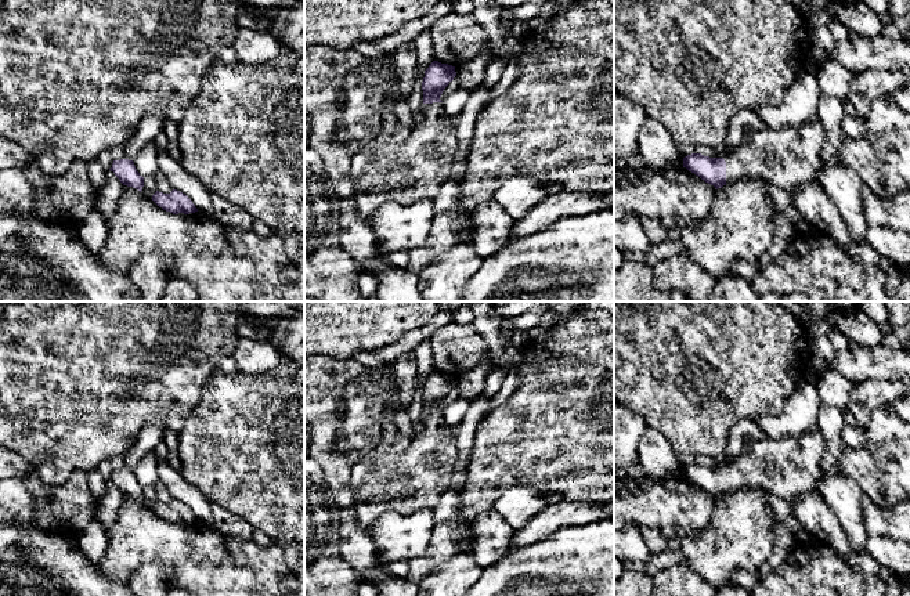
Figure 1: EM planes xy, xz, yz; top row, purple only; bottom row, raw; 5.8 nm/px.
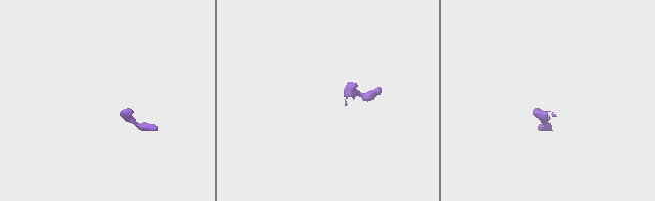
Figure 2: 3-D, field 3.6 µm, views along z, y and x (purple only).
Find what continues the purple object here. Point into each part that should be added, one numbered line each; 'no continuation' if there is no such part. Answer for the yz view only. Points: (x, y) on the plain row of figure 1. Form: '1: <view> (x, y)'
1: yz (787, 468)

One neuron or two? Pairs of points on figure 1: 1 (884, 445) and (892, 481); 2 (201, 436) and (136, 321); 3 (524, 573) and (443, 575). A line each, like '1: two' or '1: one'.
1: one
2: two
3: two

